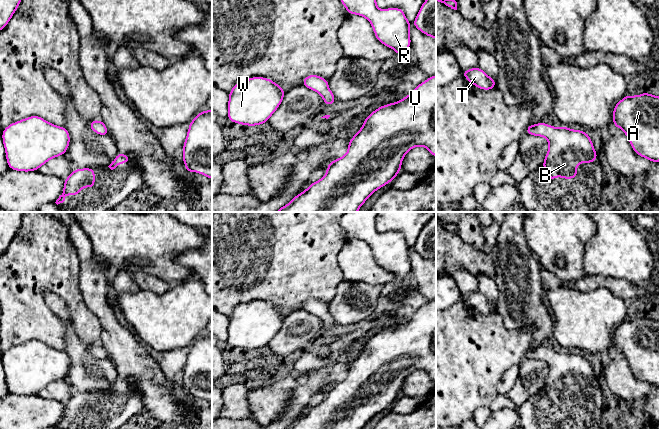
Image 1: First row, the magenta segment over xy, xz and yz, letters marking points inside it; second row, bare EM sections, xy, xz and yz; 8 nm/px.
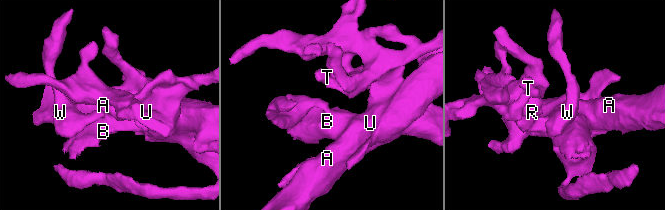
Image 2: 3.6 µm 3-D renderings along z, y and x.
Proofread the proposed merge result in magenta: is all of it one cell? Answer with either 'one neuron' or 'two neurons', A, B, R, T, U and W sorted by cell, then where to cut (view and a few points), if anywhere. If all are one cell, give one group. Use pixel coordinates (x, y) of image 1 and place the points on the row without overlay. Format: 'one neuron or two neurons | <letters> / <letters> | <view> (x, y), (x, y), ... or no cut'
one neuron | A B R T U W | no cut

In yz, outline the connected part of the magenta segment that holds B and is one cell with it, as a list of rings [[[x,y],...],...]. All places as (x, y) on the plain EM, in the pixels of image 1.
[[[540,346],[529,348],[525,357],[542,360],[549,365],[548,376],[542,389],[551,405],[554,405],[557,399],[562,403],[576,403],[578,387],[598,384],[589,358],[582,354],[572,354],[567,350],[555,352]]]

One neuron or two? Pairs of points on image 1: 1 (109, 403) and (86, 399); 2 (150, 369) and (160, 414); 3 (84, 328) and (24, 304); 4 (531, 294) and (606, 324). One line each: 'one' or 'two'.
1: one
2: one
3: one
4: two

